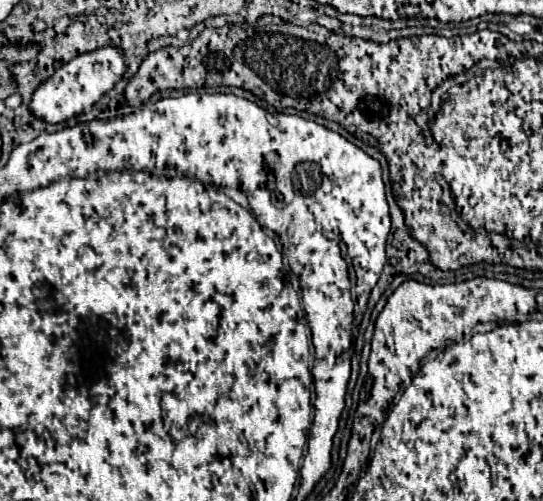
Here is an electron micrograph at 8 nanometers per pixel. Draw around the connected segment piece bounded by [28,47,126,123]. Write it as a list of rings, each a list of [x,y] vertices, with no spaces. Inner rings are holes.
[[[104,47],[98,51],[90,51],[84,55],[78,55],[70,63],[56,69],[52,77],[48,77],[40,87],[34,91],[30,99],[30,113],[46,123],[62,123],[74,115],[86,113],[92,109],[92,103],[98,101],[106,91],[112,89],[114,83],[122,79],[126,71],[126,61],[116,47]]]

